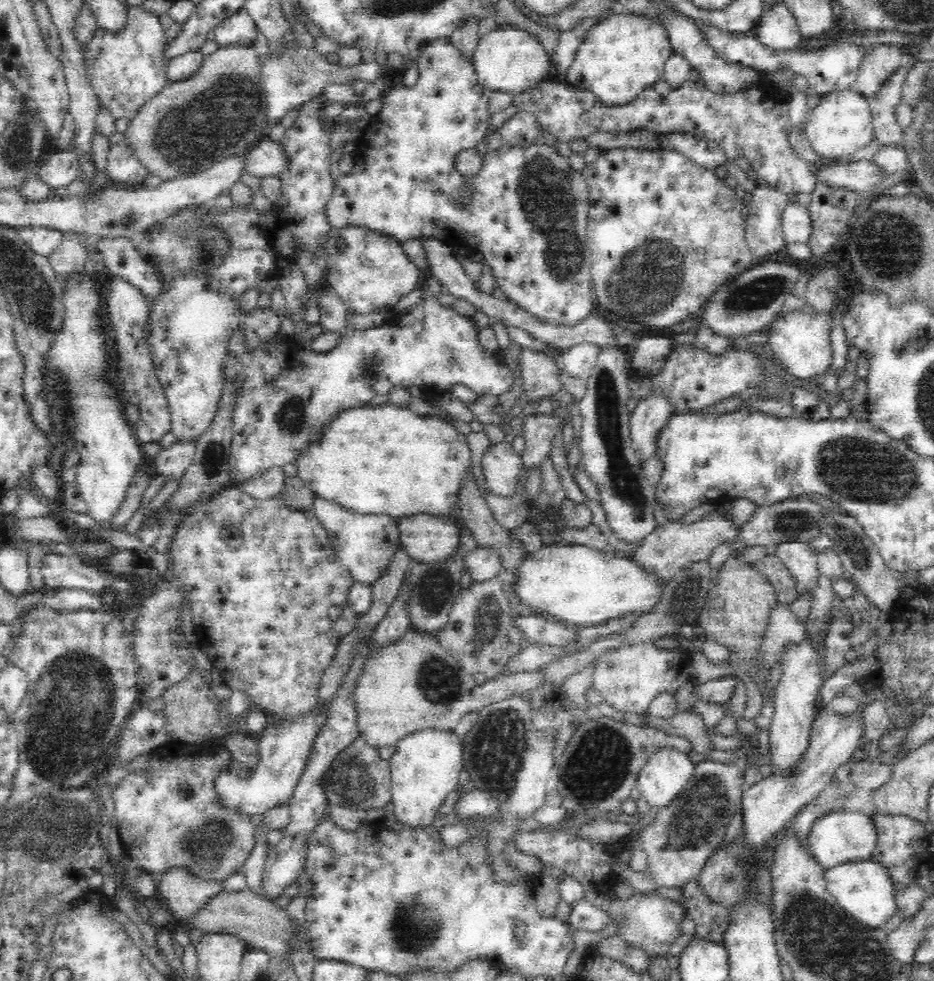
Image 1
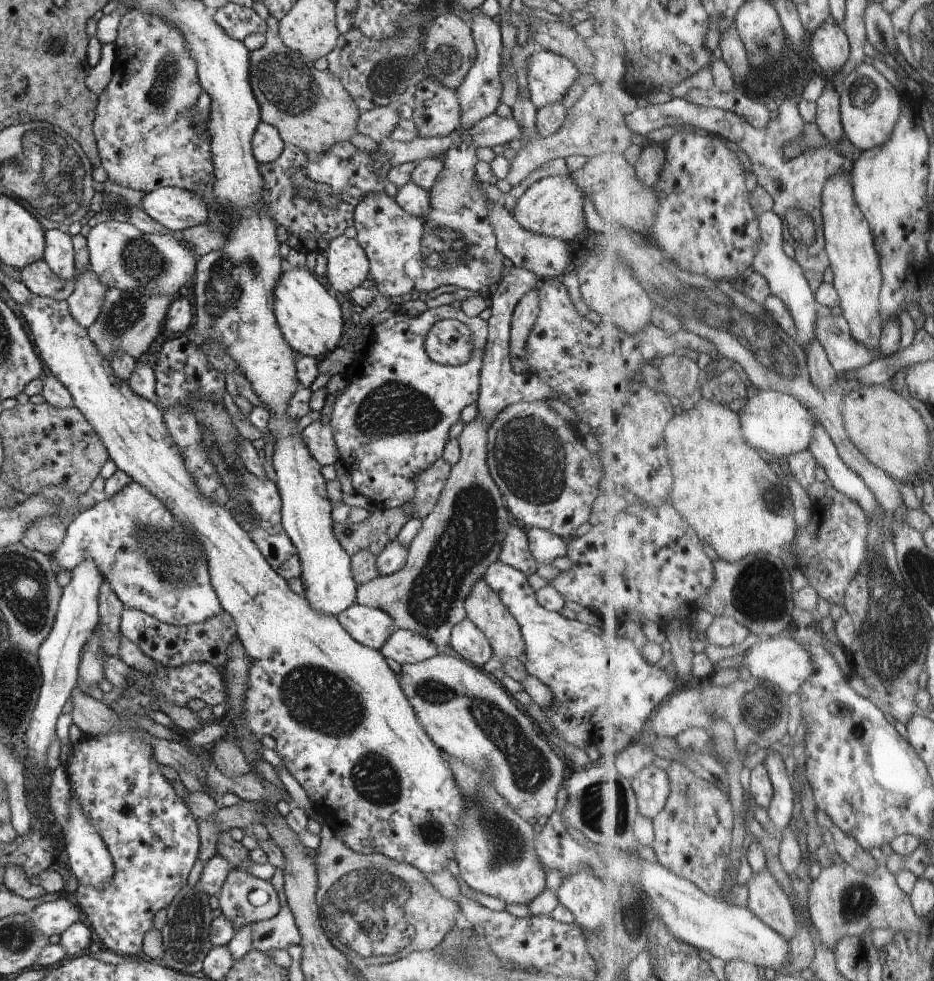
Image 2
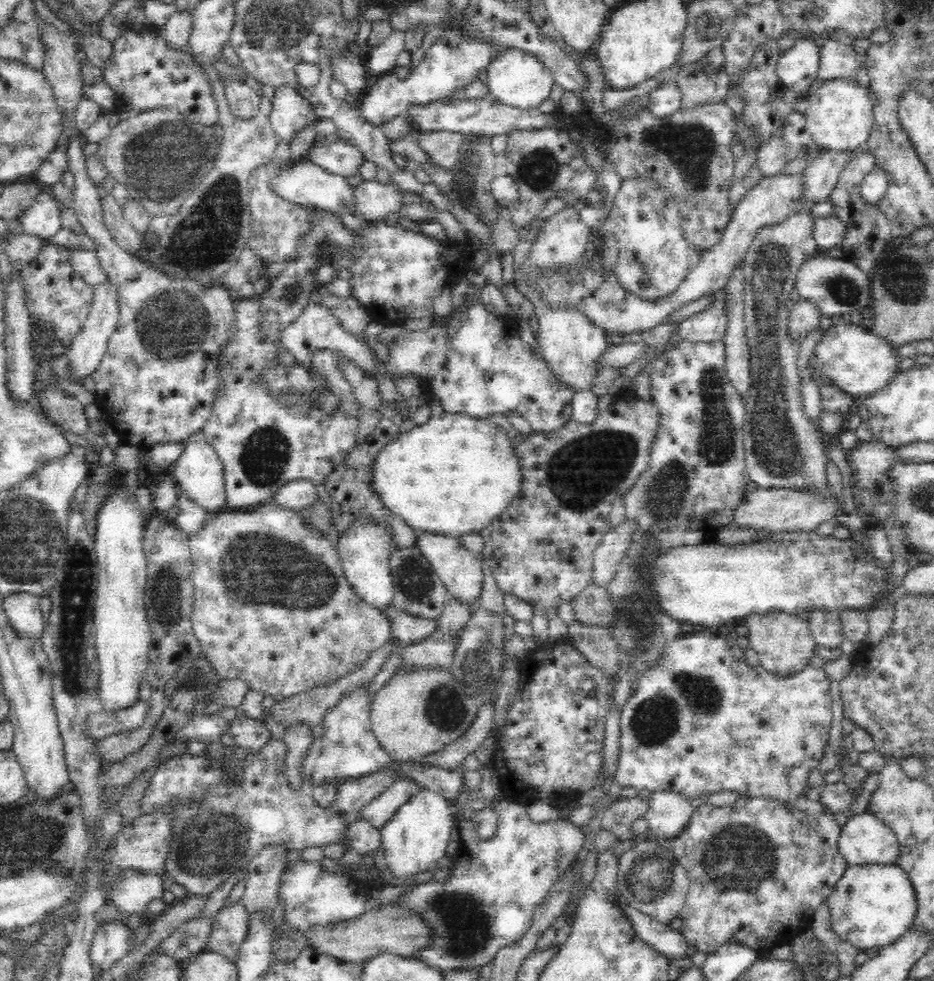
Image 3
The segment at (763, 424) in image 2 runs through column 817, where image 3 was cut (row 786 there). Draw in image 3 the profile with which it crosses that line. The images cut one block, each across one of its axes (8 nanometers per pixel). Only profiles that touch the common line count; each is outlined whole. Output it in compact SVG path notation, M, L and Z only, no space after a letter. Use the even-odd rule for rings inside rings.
M418 784L418 788L398 806L390 820L380 829L387 866L393 870L393 874L396 876L406 876L428 870L438 859L444 856L452 825L453 814L446 794L438 789L434 789L434 787Z

